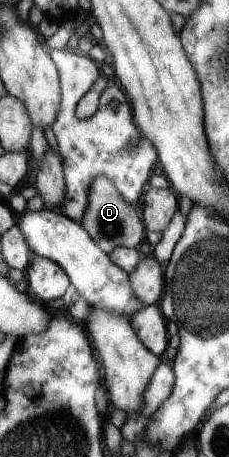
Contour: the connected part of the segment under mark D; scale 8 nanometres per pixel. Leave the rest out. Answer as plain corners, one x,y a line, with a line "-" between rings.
97,175
90,182
88,205
83,213
81,226
105,252
111,252
118,246
139,248
145,241
146,229
140,206
130,203
107,175

